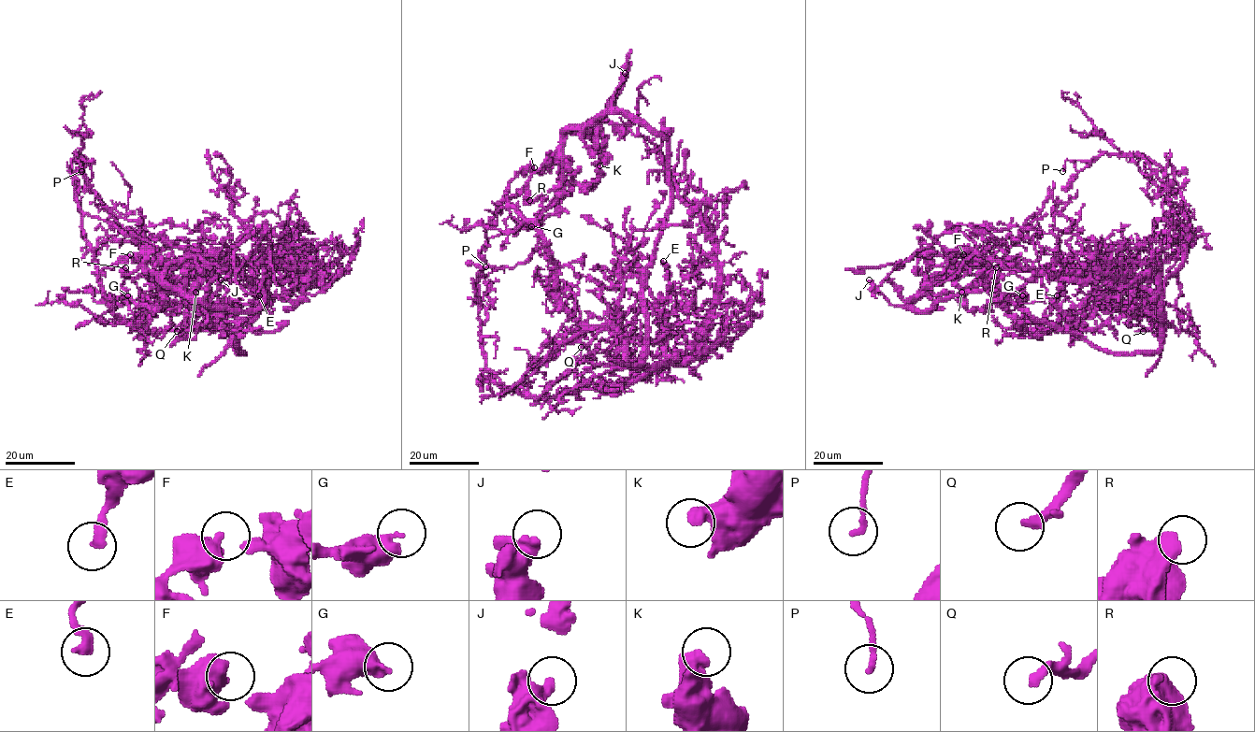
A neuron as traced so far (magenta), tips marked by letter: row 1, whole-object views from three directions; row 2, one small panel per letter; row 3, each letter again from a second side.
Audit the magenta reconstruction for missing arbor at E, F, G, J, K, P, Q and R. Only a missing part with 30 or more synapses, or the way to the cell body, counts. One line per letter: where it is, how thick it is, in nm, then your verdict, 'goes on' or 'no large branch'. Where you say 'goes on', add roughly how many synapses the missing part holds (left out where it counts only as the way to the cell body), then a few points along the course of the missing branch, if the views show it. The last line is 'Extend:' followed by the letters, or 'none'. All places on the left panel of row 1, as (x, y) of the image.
E: (259, 295) | 320 nm | no large branch
F: (130, 254) | 500 nm | no large branch
G: (127, 295) | 400 nm | no large branch
J: (221, 279) | 420 nm | no large branch
K: (195, 292) | 500 nm | no large branch
P: (81, 171) | 190 nm | no large branch
Q: (177, 331) | 300 nm | no large branch
R: (125, 267) | 500 nm | no large branch
Extend: none

